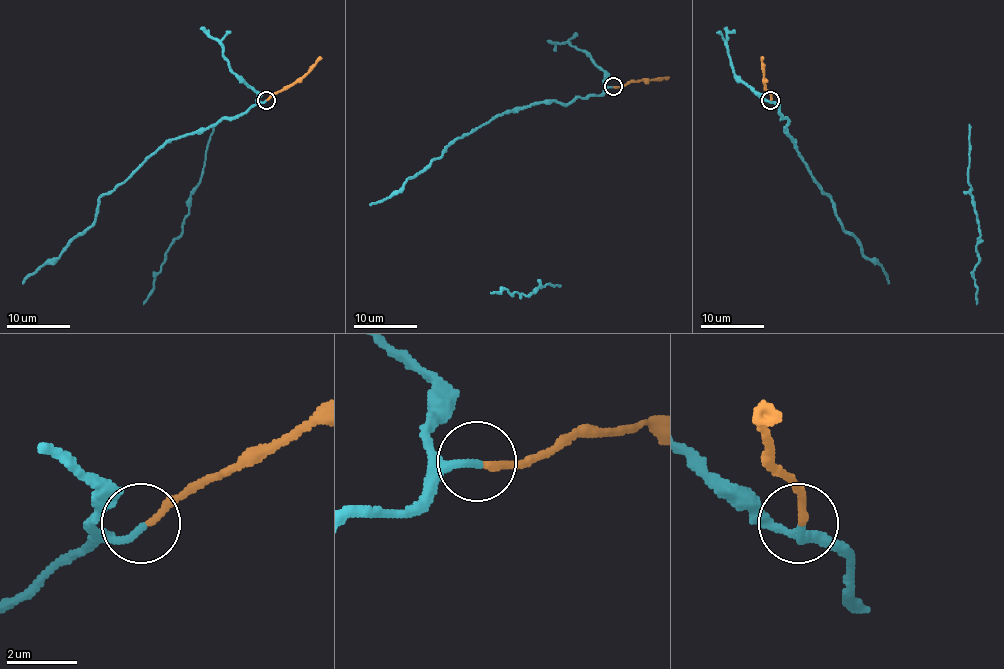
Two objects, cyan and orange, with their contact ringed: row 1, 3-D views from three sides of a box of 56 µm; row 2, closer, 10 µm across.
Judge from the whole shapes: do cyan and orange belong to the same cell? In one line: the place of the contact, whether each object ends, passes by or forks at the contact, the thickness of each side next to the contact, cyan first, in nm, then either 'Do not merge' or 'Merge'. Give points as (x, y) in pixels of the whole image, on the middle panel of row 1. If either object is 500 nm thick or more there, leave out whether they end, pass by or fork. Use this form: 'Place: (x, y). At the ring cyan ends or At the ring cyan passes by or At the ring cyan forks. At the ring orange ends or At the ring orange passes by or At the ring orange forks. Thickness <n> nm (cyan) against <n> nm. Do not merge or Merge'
Place: (613, 86). At the ring cyan ends. At the ring orange ends. Thickness 240 nm (cyan) against 200 nm. Do not merge

